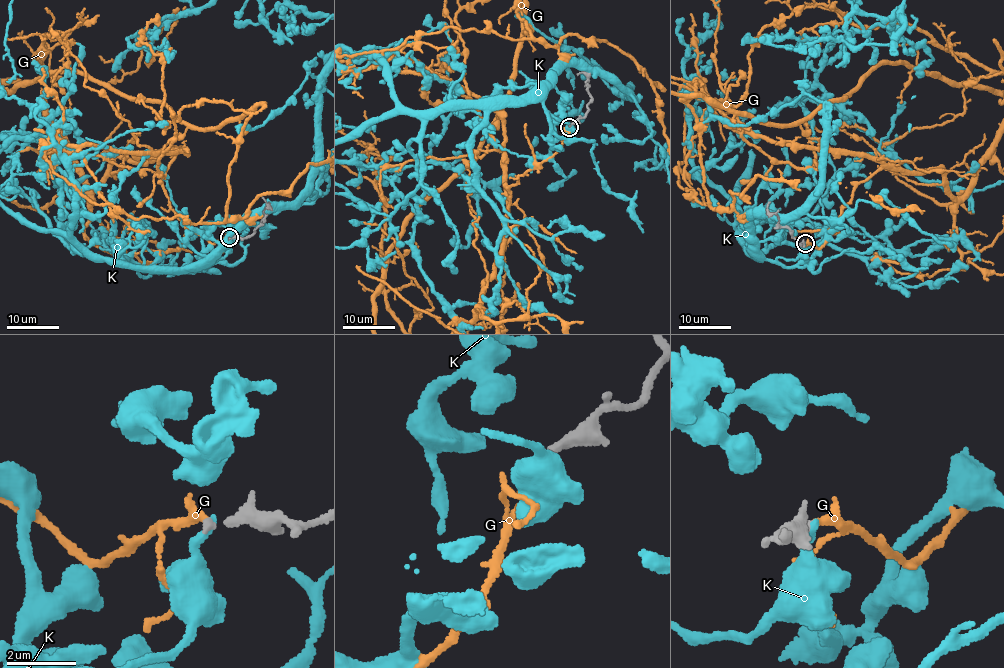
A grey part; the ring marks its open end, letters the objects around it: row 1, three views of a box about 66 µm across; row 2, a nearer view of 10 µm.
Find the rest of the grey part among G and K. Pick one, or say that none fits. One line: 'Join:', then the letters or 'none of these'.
Join: G

